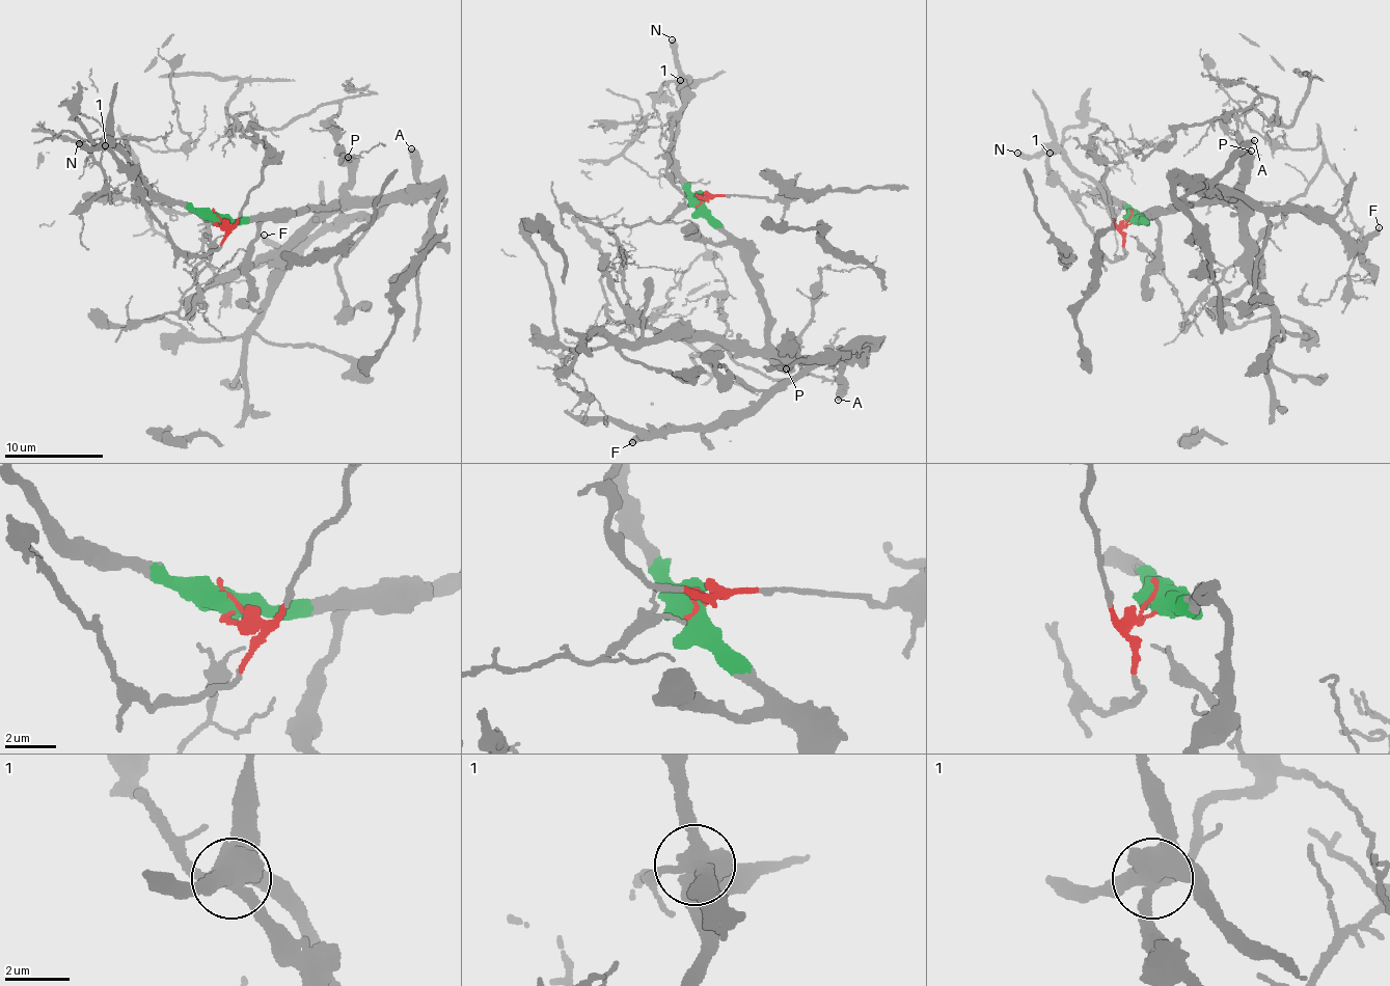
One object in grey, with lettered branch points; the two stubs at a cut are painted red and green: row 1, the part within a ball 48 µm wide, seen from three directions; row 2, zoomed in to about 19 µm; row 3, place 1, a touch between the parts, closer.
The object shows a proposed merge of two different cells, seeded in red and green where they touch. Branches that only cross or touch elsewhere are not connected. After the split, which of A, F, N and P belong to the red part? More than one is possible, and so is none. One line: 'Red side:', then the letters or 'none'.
Red side: none

